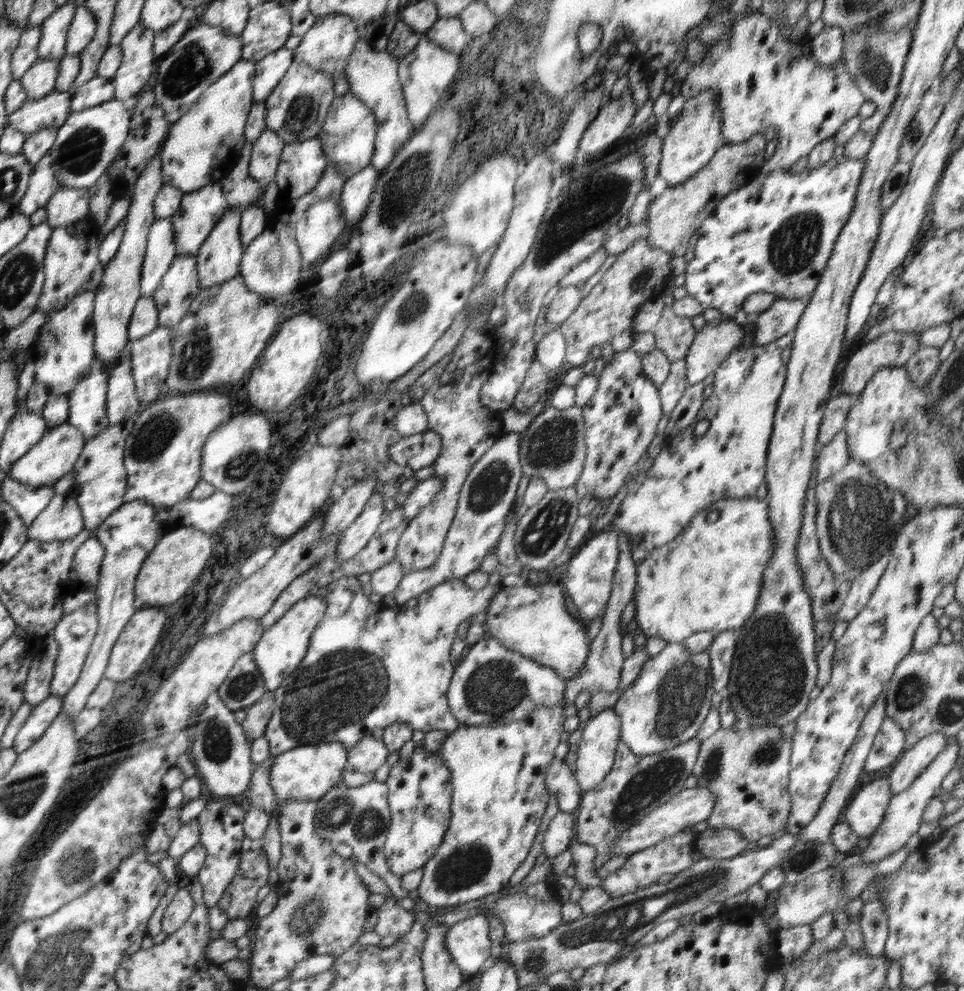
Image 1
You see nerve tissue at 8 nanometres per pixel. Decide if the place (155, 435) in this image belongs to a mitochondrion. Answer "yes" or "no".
yes

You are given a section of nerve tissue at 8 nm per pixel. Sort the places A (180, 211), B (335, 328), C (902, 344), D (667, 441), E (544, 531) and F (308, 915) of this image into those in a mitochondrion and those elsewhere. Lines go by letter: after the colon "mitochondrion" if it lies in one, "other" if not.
A: other
B: other
C: mitochondrion
D: other
E: mitochondrion
F: mitochondrion

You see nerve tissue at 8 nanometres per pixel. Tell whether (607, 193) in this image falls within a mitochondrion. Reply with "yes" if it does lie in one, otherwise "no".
yes

